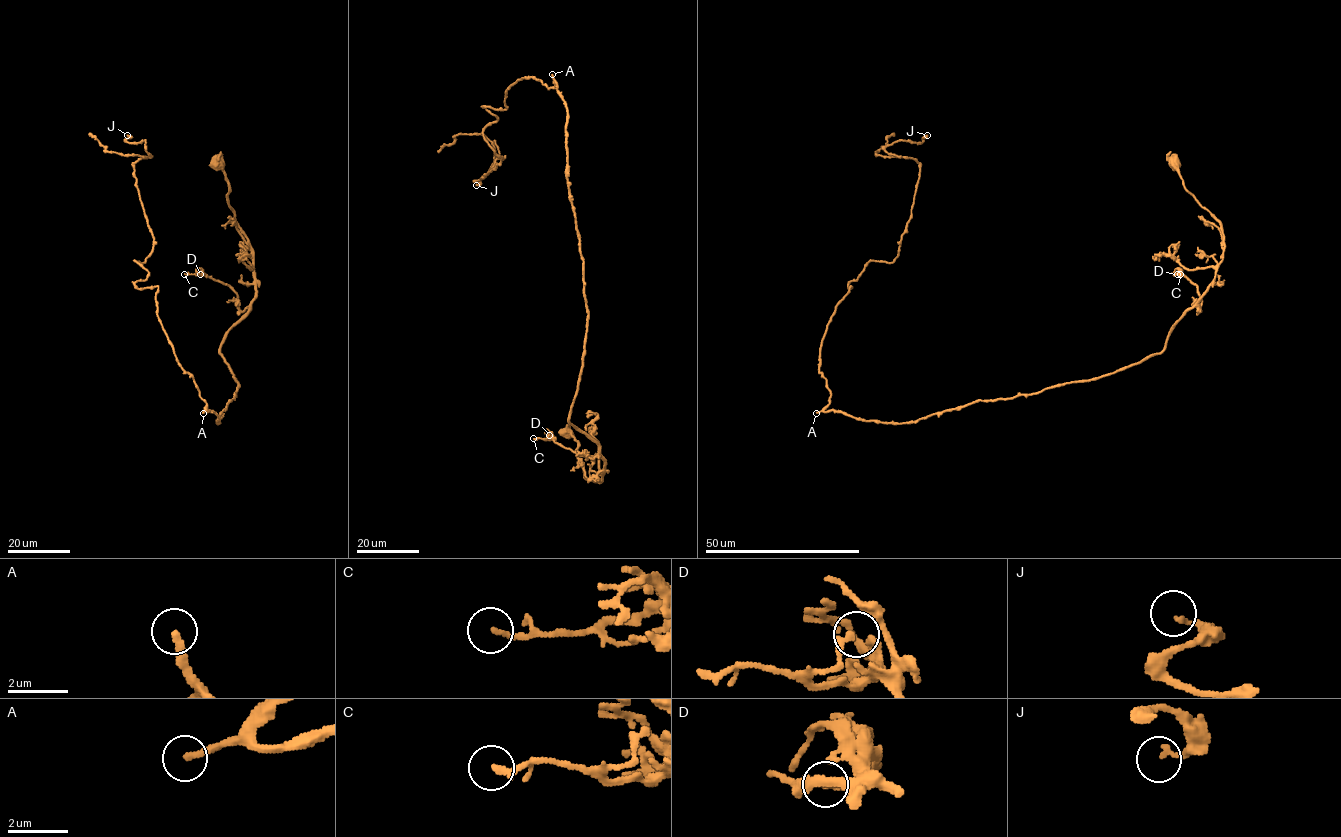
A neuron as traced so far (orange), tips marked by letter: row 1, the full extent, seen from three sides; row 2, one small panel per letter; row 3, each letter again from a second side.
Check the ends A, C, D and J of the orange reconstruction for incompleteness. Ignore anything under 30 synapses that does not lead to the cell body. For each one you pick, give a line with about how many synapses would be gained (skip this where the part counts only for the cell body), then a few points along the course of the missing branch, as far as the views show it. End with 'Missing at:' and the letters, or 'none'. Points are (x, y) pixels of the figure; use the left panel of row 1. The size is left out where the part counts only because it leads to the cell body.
A: about 250 synapses
Missing at: A

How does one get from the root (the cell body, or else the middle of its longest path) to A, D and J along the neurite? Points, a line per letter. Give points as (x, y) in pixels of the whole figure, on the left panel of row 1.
A: (217, 162), (252, 250), (256, 298), (220, 348), (238, 384), (235, 398), (217, 424), (203, 413)
D: (217, 162), (228, 180), (228, 203), (252, 250), (256, 295), (241, 311), (228, 285), (200, 274)
J: (217, 162), (256, 292), (220, 348), (238, 385), (217, 424), (158, 287), (134, 285), (150, 155), (127, 135)

